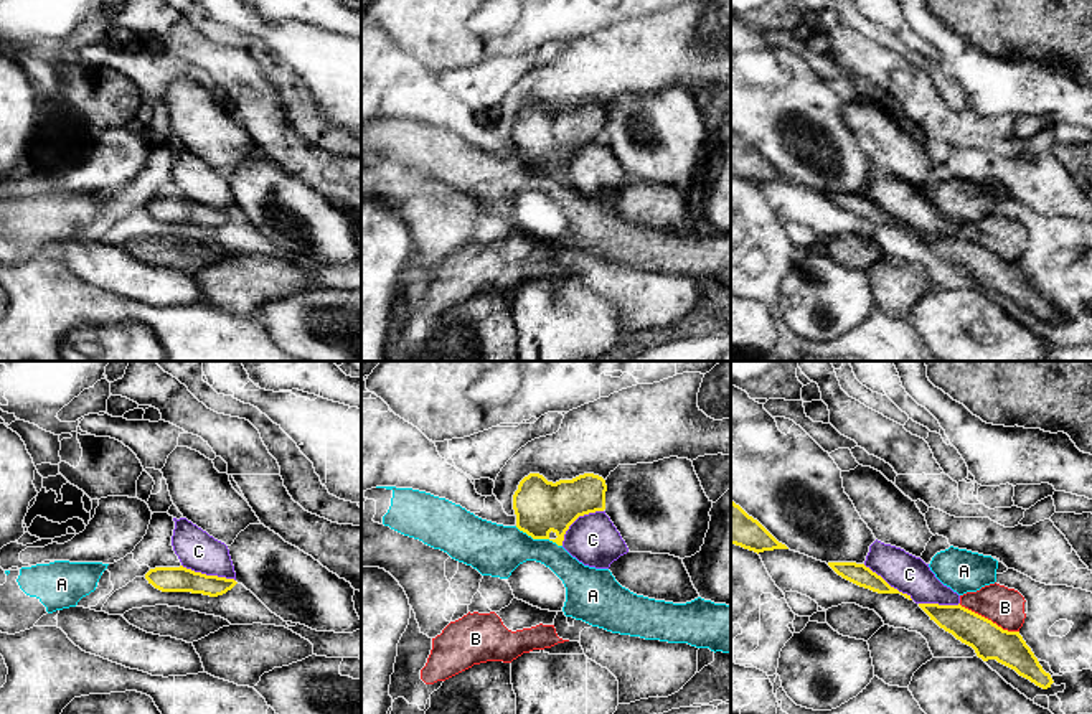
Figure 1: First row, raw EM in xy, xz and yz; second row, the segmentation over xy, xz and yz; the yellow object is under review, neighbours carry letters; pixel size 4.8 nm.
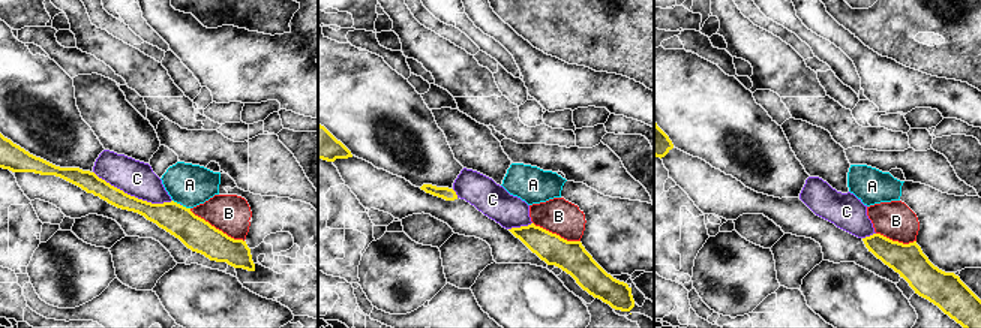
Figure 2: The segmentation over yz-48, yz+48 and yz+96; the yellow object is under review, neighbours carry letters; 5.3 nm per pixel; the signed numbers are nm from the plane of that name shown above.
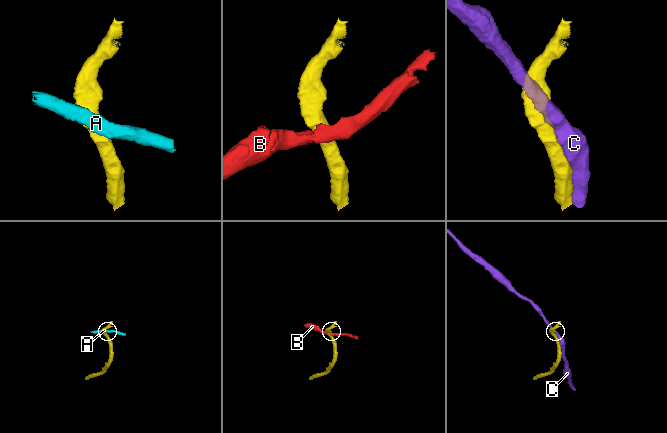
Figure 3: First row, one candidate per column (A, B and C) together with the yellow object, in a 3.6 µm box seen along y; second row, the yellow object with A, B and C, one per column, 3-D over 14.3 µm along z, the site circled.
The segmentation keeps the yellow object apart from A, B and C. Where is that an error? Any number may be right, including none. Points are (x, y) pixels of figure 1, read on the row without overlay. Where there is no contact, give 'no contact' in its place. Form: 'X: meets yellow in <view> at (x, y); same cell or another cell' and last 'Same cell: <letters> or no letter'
A: meets yellow in xz at (538, 169); another cell
B: meets yellow in yz at (987, 249); another cell
C: meets yellow in xy at (208, 206); another cell
Same cell: no letter

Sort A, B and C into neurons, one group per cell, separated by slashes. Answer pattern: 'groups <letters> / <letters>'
groups A / B / C

